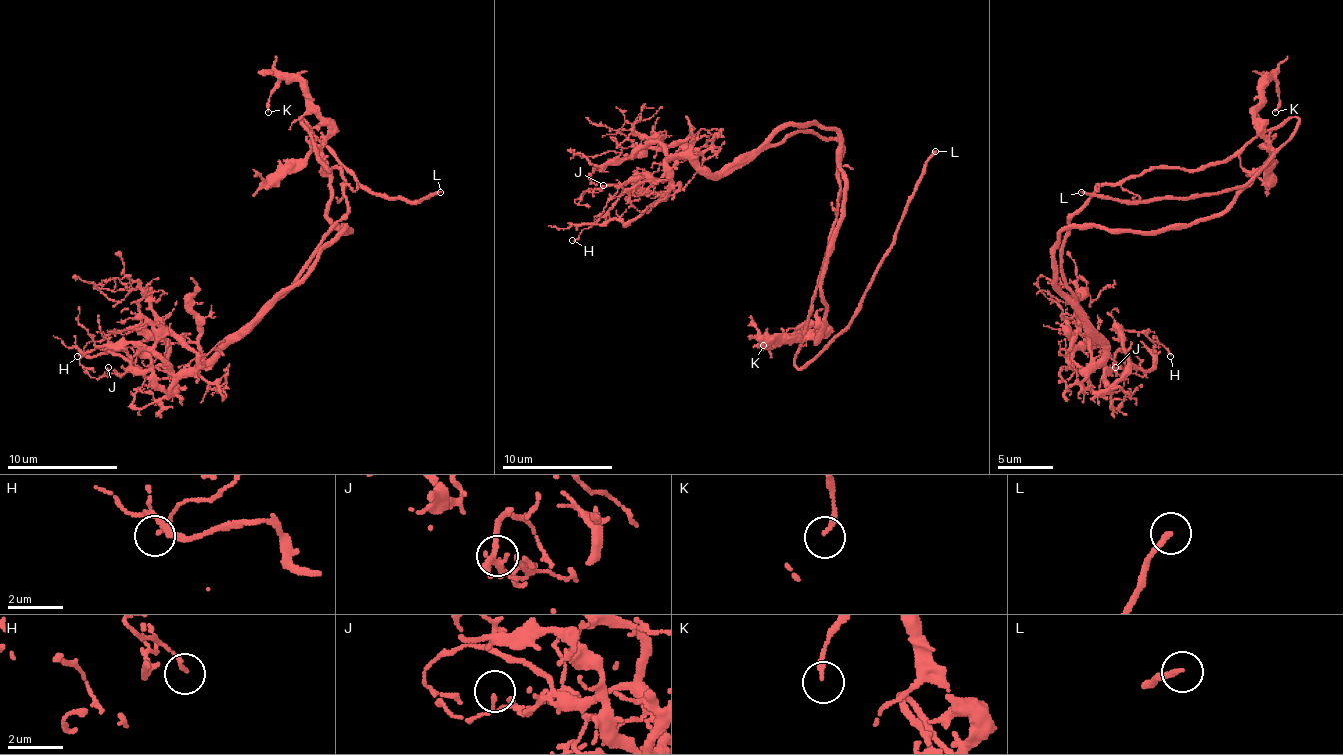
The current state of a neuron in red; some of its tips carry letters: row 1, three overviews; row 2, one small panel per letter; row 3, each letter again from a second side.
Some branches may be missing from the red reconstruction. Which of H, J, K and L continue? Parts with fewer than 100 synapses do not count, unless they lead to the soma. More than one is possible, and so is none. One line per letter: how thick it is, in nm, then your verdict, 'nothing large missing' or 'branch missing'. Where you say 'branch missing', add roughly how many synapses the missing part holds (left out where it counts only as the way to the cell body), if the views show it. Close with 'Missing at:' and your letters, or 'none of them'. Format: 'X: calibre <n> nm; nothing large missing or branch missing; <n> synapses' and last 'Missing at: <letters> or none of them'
H: calibre 120 nm; nothing large missing
J: calibre 110 nm; nothing large missing
K: calibre 180 nm; nothing large missing
L: calibre 180 nm; branch missing
Missing at: L

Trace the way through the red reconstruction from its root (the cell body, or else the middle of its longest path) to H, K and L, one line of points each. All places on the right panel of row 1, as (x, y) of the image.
H: (1115, 184), (1062, 248), (1062, 281), (1103, 350), (1087, 383), (1103, 392), (1128, 364), (1120, 331), (1170, 356)
K: (1115, 184), (1156, 167), (1195, 170), (1239, 153), (1261, 131), (1259, 90), (1273, 79), (1275, 112)
L: (1115, 184), (1156, 167), (1225, 162), (1297, 120), (1295, 134), (1231, 189), (1148, 200), (1081, 192)

